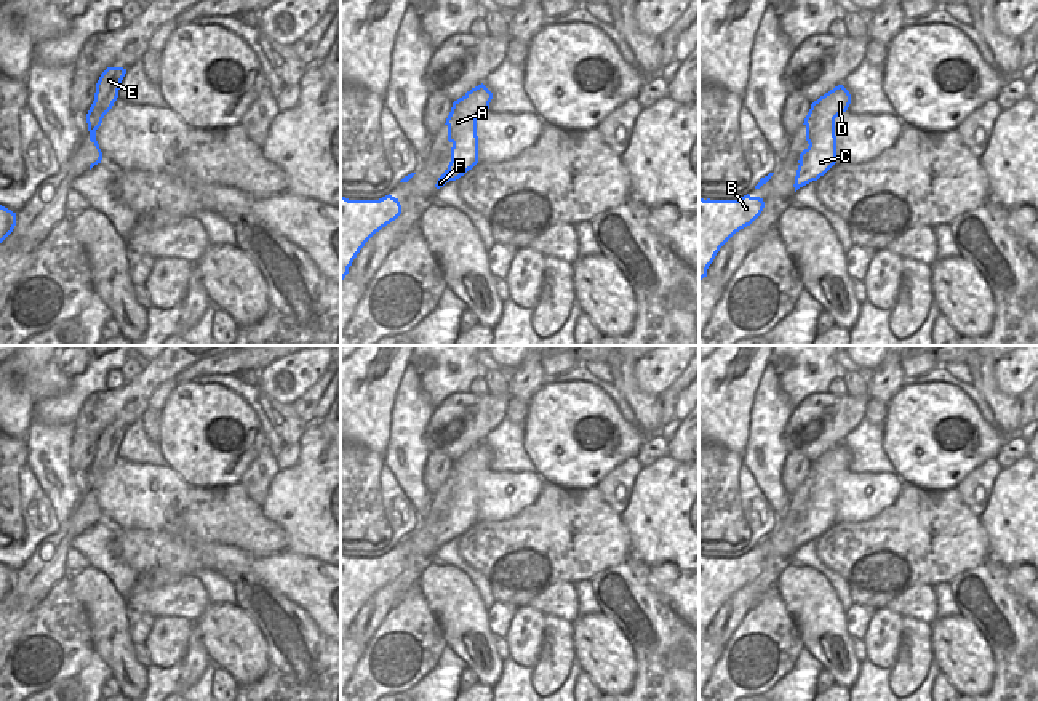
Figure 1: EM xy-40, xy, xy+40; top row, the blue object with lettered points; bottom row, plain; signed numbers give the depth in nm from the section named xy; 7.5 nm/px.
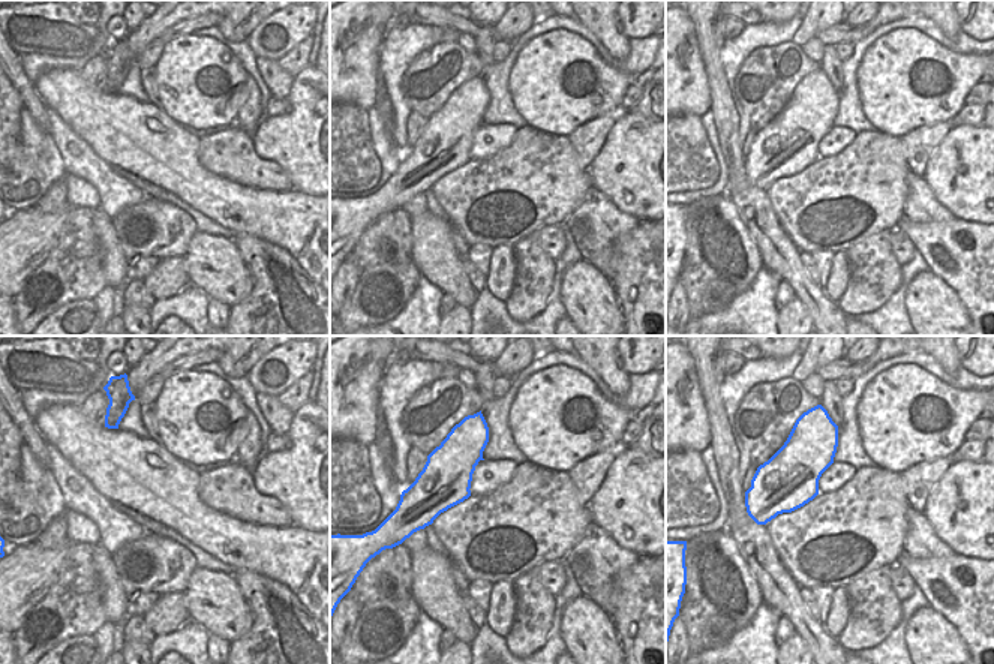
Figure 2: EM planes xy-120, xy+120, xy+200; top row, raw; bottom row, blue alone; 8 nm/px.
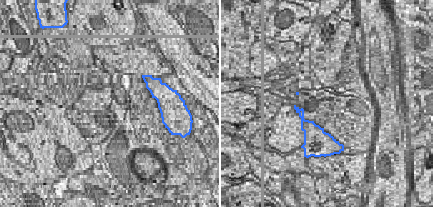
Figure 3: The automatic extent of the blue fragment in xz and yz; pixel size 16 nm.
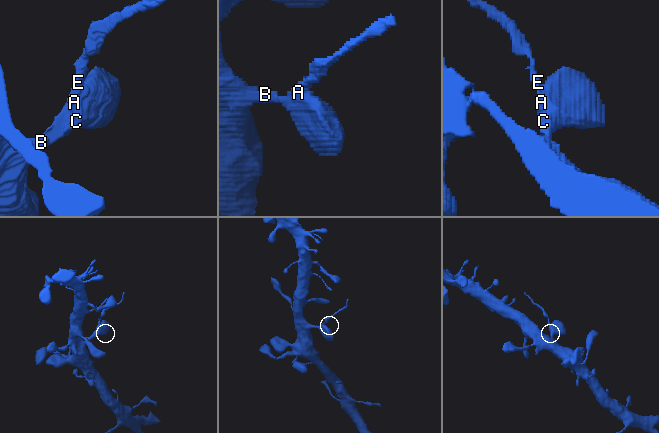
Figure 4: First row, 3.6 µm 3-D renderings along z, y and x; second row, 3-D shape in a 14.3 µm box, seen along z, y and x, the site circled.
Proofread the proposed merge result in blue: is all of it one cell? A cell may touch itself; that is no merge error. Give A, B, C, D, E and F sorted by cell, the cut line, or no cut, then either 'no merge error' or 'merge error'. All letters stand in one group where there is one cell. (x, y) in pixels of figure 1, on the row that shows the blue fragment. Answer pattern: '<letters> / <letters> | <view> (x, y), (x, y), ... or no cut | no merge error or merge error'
A B C D F / E | xy-40 (95, 130), (90, 132) | merge error

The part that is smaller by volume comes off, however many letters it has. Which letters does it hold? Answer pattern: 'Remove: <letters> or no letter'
Remove: E

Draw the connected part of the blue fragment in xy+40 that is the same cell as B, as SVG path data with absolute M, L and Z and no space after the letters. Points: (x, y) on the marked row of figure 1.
M749 194L737 200L704 200L699 197L699 283L707 277L720 248L763 211L765 202Z

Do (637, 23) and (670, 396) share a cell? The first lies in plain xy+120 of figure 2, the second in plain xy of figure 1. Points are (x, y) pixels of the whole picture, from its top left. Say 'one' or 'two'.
two

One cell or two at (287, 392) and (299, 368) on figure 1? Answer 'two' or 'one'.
one

